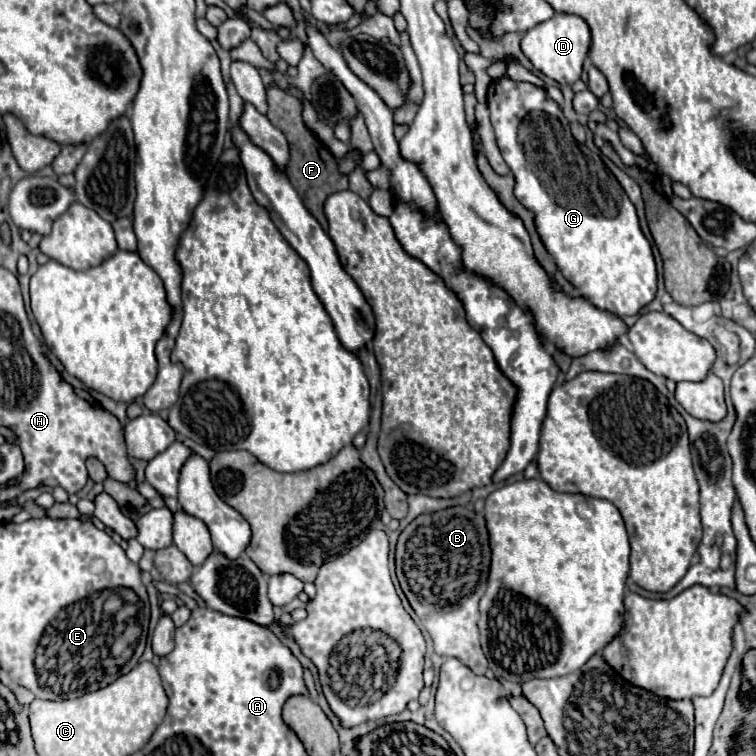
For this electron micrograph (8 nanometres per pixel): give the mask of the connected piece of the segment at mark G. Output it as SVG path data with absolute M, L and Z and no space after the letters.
M501 76L489 84L487 106L491 112L491 124L495 128L499 150L517 182L515 198L535 214L537 232L561 274L595 308L613 312L617 316L639 314L639 310L653 302L657 294L657 270L651 244L641 232L635 206L629 202L617 178L601 162L599 156L587 152L571 136L563 110L555 100L549 98L543 88Z

